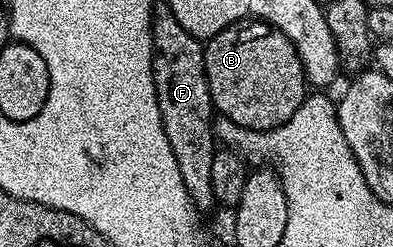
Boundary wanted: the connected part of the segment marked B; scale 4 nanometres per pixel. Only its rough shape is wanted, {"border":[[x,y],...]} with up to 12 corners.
{"border":[[240,20],[203,46],[214,109],[272,130],[309,93],[293,44]]}

